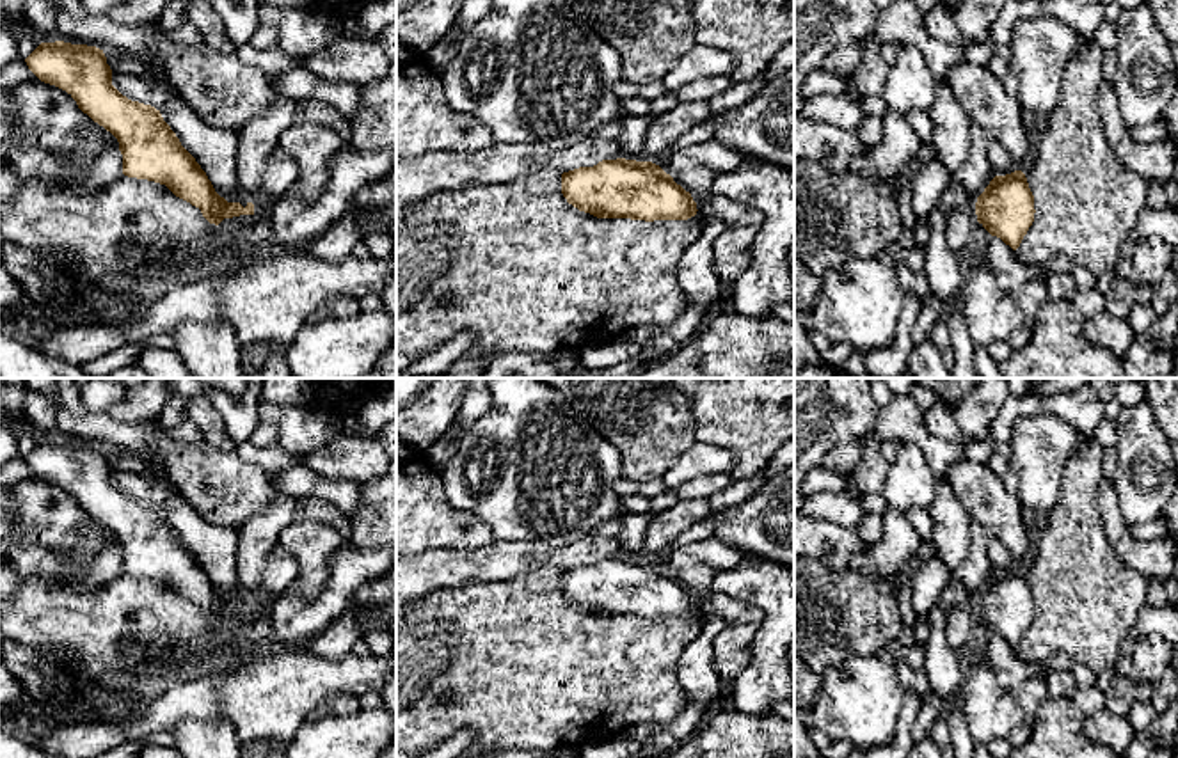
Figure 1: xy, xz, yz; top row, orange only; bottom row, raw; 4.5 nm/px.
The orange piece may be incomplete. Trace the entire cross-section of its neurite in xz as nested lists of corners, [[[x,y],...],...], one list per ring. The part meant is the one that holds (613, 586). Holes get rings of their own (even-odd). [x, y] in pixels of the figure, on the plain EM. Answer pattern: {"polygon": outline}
{"polygon": [[[625,556],[563,570],[561,591],[597,616],[688,618],[698,609],[691,591],[659,563]]]}

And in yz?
{"polygon": [[[1022,568],[995,573],[977,595],[977,620],[1016,648],[1034,620],[1034,593]]]}

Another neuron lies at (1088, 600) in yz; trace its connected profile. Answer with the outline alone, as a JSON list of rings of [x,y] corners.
[[[1094,433],[1082,442],[1064,465],[1063,495],[1045,527],[1032,543],[1027,565],[1022,568],[1034,593],[1034,620],[1016,646],[1023,662],[1043,662],[1059,653],[1082,662],[1096,675],[1116,667],[1125,639],[1135,636],[1139,614],[1148,604],[1148,579],[1128,566],[1110,547],[1098,508],[1098,488],[1103,476],[1103,447]]]

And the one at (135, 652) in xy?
[[[137,639],[121,641],[121,657],[131,666],[155,666],[167,660],[169,653],[165,648],[153,646]]]

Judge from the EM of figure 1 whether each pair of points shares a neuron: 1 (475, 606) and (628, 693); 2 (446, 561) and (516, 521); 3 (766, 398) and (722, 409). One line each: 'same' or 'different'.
1: same
2: different
3: same

